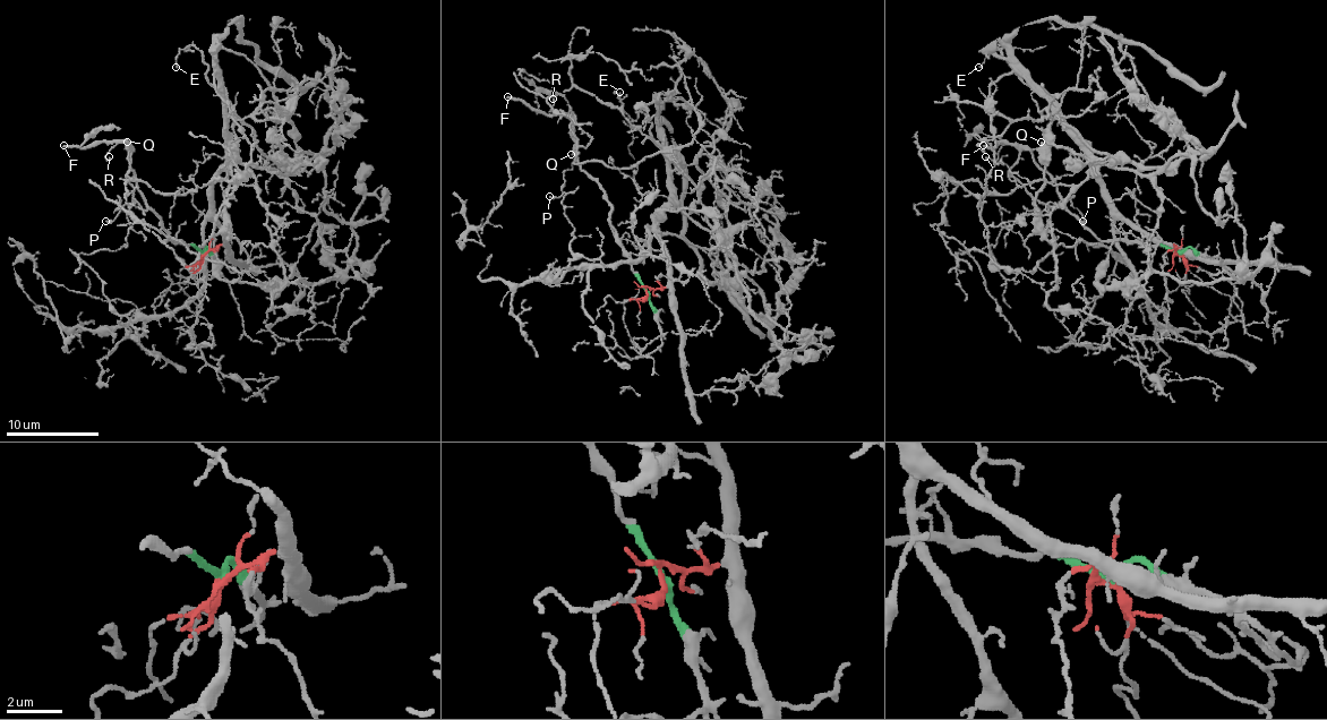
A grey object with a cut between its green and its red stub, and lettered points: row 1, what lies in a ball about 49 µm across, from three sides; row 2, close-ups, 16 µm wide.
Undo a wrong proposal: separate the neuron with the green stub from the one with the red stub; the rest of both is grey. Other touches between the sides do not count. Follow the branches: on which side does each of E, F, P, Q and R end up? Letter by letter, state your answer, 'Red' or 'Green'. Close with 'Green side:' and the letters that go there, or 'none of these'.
E: Red
F: Green
P: Green
Q: Green
R: Green
Green side: F, P, Q, R

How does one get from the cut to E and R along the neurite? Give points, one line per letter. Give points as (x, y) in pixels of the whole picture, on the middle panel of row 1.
E: (645, 293), (667, 284), (658, 216), (669, 205), (669, 154), (645, 117), (632, 119), (623, 108), (621, 91)
R: (645, 293), (632, 270), (630, 254), (609, 221), (607, 194), (581, 170), (570, 119), (548, 112), (554, 99)

